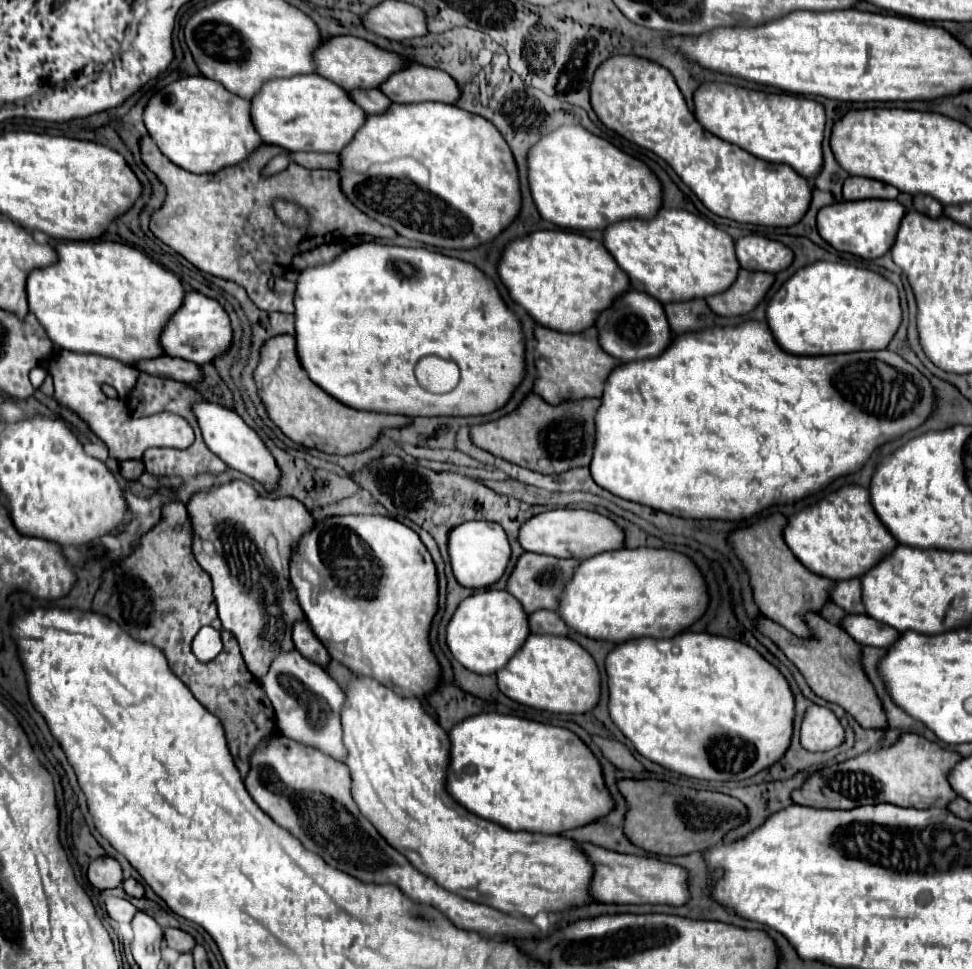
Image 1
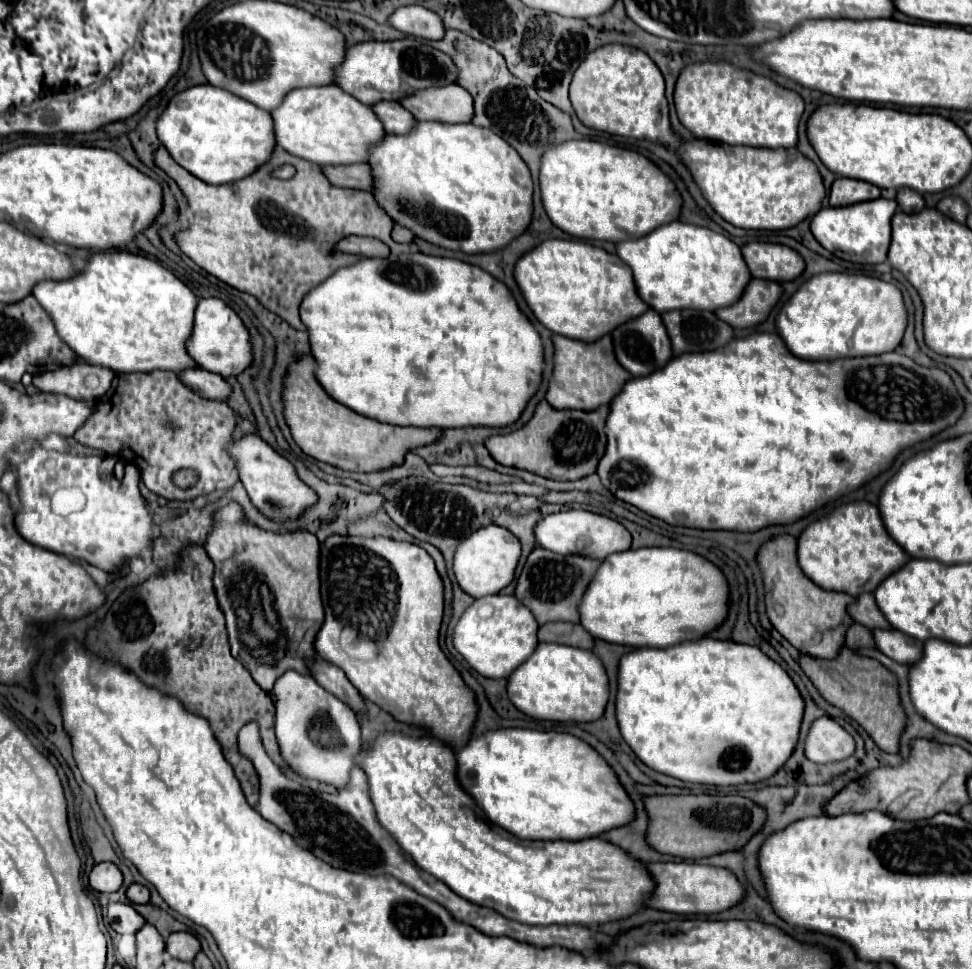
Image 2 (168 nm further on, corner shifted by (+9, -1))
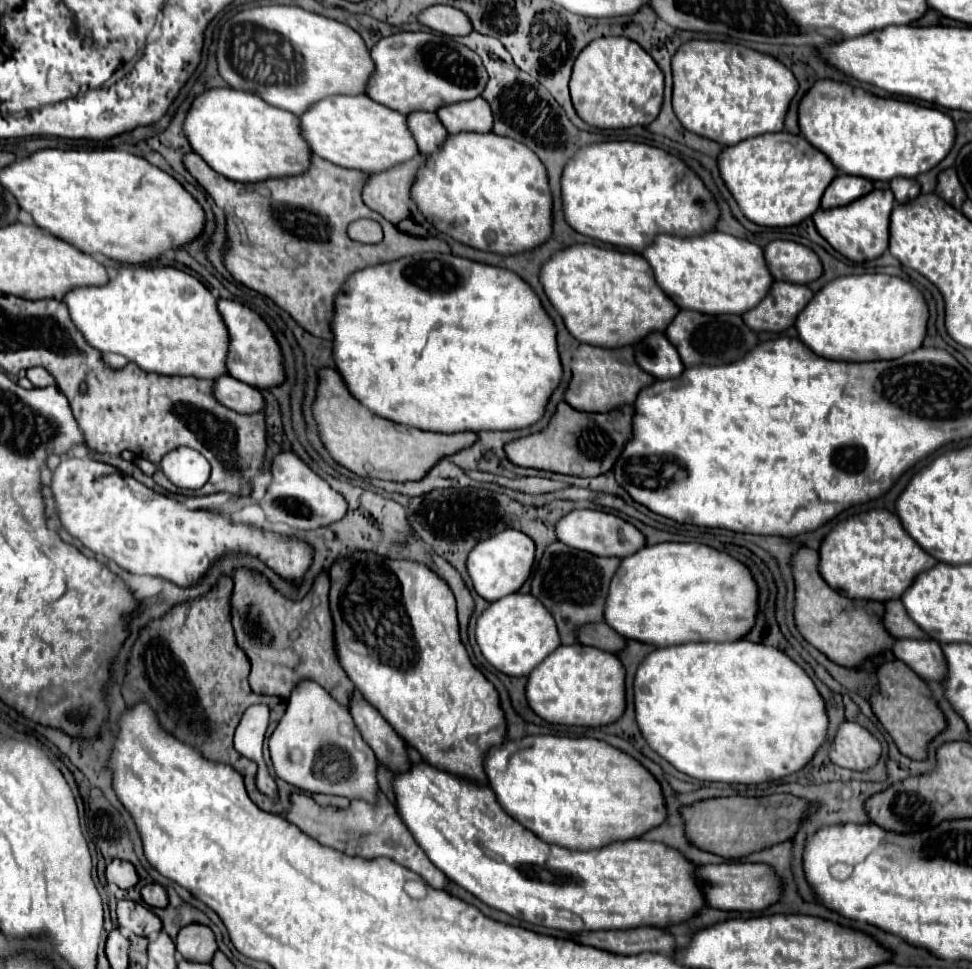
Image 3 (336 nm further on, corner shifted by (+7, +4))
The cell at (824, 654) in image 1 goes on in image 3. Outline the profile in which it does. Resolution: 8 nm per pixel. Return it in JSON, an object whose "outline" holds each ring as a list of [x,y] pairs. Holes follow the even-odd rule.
{"outline":[[[900,659],[880,665],[878,681],[880,681],[878,689],[870,697],[876,717],[880,719],[884,729],[892,735],[902,755],[916,759],[916,761],[924,761],[928,757],[926,751],[928,751],[930,741],[948,727],[946,717],[940,711],[936,699],[932,697],[928,683]]]}

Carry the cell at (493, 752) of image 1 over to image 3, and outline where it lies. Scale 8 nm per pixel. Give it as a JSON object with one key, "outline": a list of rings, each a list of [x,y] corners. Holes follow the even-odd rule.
{"outline":[[[534,735],[520,741],[506,741],[504,745],[490,749],[486,757],[486,775],[488,785],[506,813],[510,813],[520,825],[538,835],[542,841],[566,849],[588,851],[616,841],[640,839],[650,829],[662,825],[668,817],[662,787],[656,777],[634,757],[590,737]]]}

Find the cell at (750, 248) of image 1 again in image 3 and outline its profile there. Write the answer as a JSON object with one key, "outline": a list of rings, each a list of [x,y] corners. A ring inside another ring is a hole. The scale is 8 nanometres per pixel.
{"outline":[[[772,241],[766,249],[766,261],[776,281],[790,281],[808,285],[822,275],[818,255],[794,241]]]}

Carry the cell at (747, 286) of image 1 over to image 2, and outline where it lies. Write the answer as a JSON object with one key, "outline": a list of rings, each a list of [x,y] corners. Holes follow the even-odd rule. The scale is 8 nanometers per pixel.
{"outline":[[[752,278],[740,300],[732,306],[716,310],[716,316],[734,328],[750,328],[770,314],[780,294],[782,288],[778,282]]]}

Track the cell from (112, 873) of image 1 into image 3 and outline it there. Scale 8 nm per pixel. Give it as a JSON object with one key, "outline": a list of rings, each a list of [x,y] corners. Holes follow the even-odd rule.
{"outline":[[[114,859],[106,869],[106,879],[108,879],[108,883],[118,885],[120,889],[130,889],[138,883],[140,877],[138,877],[138,873],[130,861]]]}

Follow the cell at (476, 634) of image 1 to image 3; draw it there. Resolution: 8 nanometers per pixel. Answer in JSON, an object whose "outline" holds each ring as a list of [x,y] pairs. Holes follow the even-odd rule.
{"outline":[[[512,593],[494,601],[476,623],[476,641],[492,667],[506,675],[526,677],[560,645],[560,635],[550,611],[532,595]]]}

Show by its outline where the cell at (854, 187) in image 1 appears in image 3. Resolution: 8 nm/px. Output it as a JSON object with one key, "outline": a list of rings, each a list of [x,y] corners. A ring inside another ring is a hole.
{"outline":[[[838,175],[822,197],[822,209],[834,209],[844,207],[852,203],[854,199],[860,199],[862,195],[868,195],[872,191],[872,181],[856,175]]]}

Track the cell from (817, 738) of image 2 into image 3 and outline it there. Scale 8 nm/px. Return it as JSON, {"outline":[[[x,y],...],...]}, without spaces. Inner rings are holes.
{"outline":[[[850,721],[840,725],[830,751],[832,763],[852,771],[866,771],[874,767],[880,755],[882,755],[880,741],[868,729]]]}

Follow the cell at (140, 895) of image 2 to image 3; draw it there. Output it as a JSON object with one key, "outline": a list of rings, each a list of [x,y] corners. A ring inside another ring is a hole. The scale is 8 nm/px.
{"outline":[[[150,883],[142,889],[142,899],[146,901],[146,905],[150,907],[166,907],[168,905],[168,893],[162,885],[158,883]]]}

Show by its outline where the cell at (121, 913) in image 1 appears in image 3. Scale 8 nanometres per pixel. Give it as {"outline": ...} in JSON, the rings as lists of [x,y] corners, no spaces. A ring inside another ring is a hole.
{"outline":[[[122,899],[118,901],[118,925],[124,933],[134,933],[140,937],[154,937],[162,931],[162,921],[154,915],[152,909],[144,907],[142,903]]]}

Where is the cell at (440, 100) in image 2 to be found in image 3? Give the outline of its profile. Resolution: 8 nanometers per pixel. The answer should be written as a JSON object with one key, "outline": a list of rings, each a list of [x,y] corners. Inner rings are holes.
{"outline":[[[478,97],[474,101],[442,107],[438,111],[438,117],[444,123],[444,127],[454,135],[464,133],[464,131],[490,133],[494,127],[494,117],[492,117],[490,105],[482,97]]]}

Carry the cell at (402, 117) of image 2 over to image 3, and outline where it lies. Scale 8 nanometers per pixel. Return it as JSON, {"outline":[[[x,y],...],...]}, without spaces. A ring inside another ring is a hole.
{"outline":[[[424,111],[410,113],[408,127],[414,133],[420,153],[426,153],[426,155],[432,155],[438,149],[442,149],[446,137],[448,137],[446,127],[440,123],[436,113],[424,113]]]}

